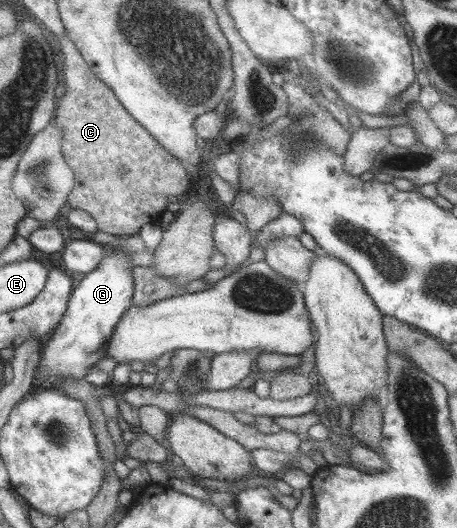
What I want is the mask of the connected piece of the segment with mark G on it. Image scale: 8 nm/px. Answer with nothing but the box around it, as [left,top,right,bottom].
[34,237,135,388]

